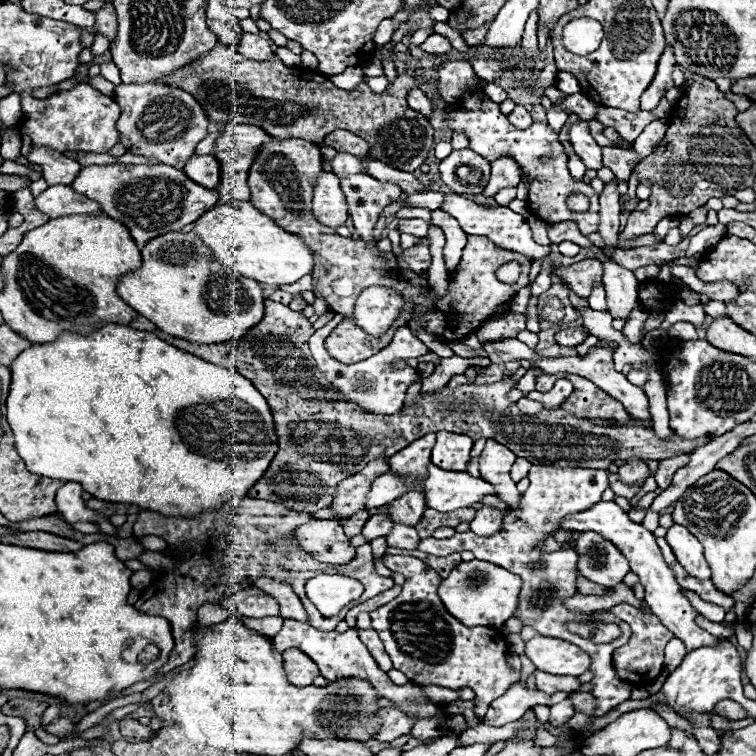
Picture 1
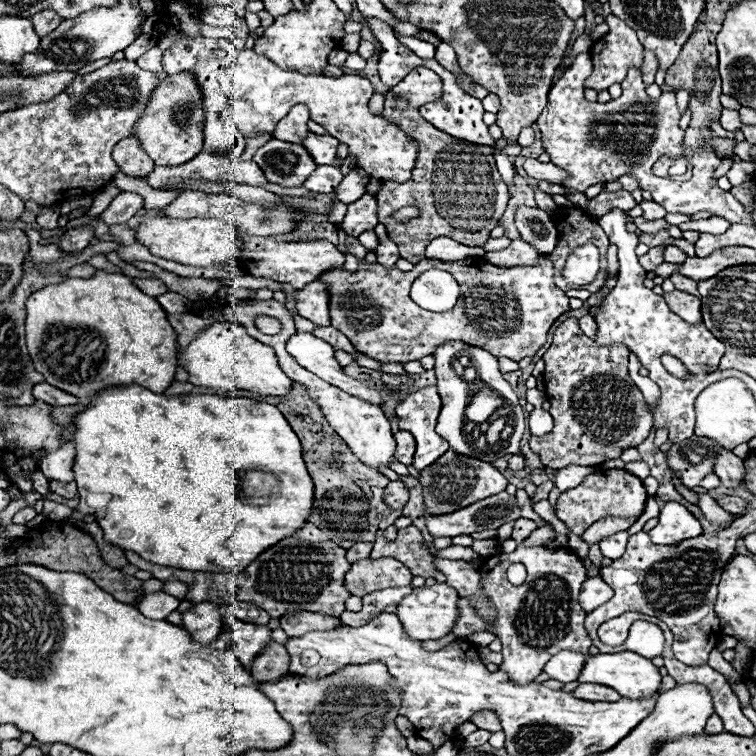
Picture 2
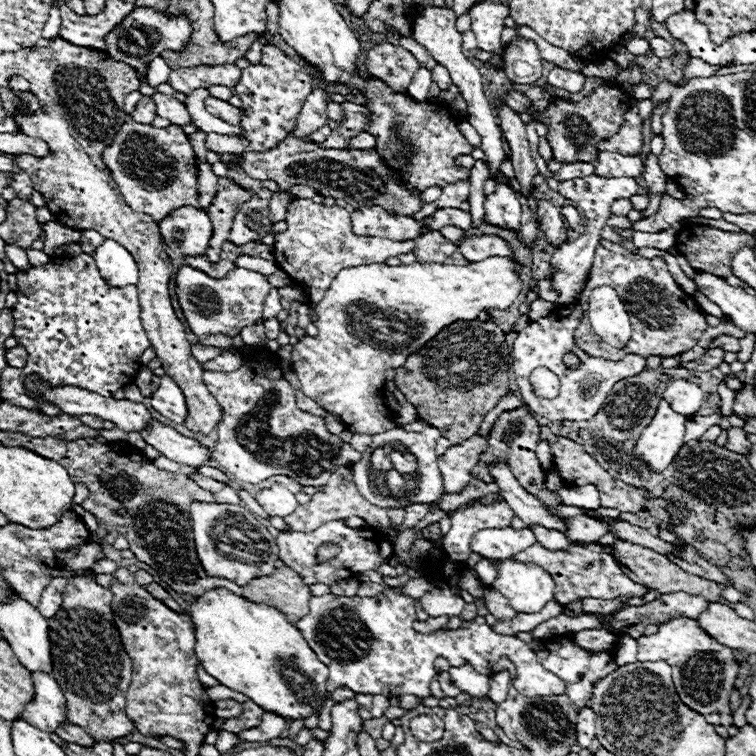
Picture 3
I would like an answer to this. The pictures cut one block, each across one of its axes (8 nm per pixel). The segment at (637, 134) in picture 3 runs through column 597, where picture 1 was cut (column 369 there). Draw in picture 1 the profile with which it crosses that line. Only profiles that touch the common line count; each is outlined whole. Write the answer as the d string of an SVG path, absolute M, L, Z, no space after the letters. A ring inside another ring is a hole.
M334 130L324 138L324 144L334 148L336 152L350 152L354 156L364 156L370 150L370 144L348 130Z

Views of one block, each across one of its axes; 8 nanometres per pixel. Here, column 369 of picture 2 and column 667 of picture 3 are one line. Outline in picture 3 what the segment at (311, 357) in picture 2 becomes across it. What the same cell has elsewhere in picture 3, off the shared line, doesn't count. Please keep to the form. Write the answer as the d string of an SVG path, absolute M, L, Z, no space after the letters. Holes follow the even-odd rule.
M684 378L680 380L672 380L668 384L668 388L662 394L664 400L668 400L668 404L672 404L672 410L684 414L684 416L692 416L696 414L696 410L702 406L702 390L698 384L688 382Z

